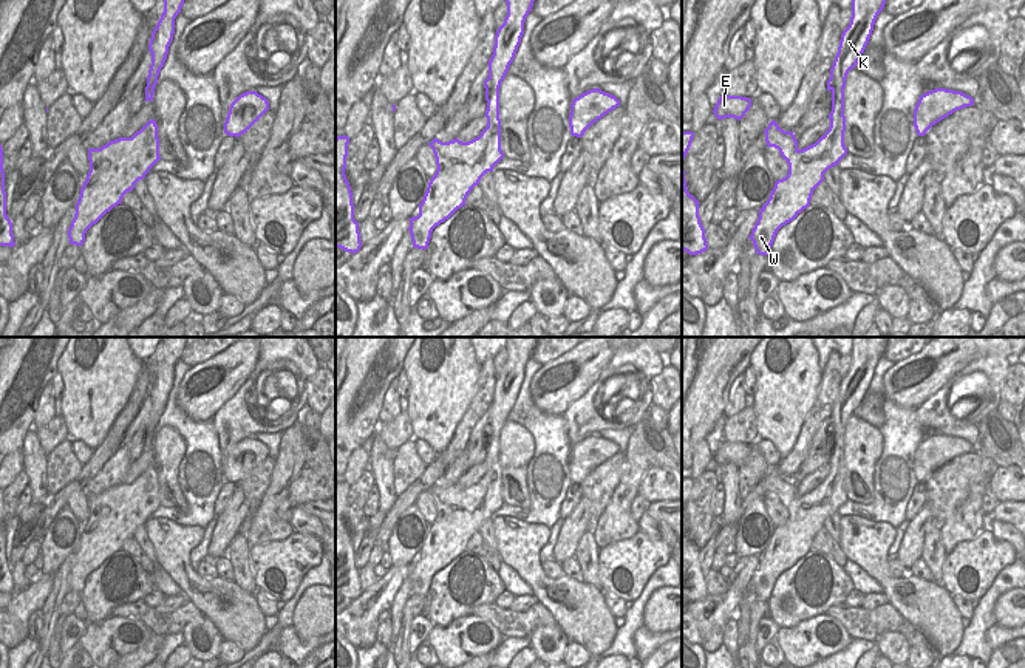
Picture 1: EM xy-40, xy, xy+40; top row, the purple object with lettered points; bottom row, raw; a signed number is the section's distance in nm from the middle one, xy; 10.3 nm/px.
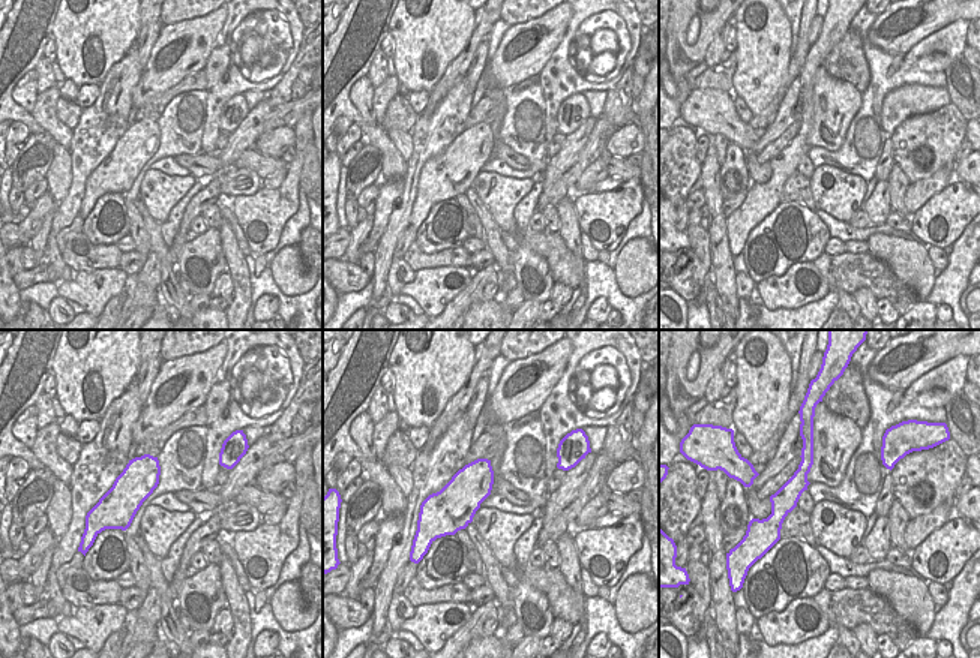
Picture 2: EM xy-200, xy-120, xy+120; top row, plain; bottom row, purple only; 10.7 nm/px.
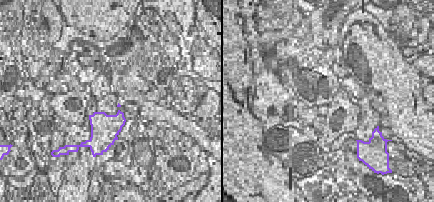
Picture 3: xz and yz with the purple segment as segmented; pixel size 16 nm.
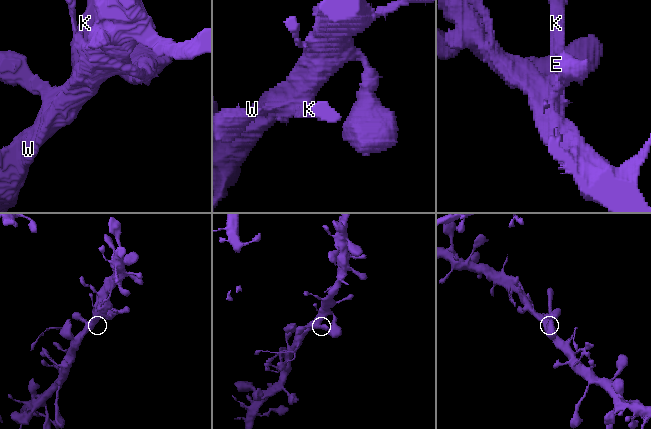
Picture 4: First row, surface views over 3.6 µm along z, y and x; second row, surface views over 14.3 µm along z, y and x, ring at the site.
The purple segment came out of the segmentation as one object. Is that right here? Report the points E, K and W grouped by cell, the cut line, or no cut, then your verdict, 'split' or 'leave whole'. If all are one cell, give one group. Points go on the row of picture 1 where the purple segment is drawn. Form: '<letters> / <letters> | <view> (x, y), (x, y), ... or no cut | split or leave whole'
E K W | no cut | leave whole

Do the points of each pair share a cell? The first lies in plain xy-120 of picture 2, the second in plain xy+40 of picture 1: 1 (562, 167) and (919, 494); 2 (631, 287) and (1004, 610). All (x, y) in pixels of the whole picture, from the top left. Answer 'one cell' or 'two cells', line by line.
1: two cells
2: one cell

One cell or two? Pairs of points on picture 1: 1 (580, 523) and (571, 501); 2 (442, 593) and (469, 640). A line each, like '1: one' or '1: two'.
1: two
2: two

